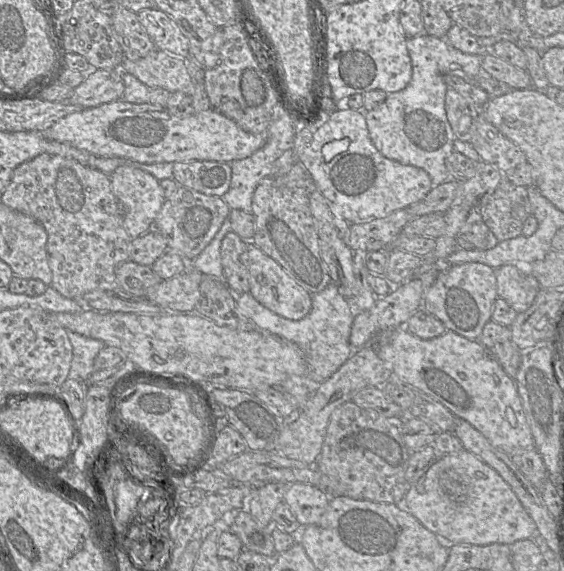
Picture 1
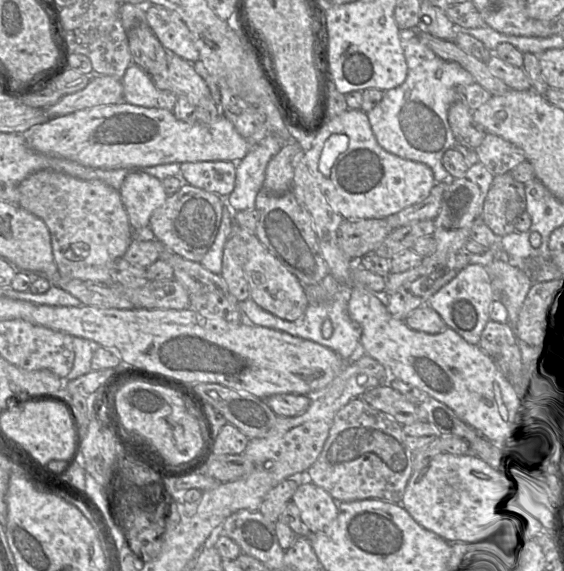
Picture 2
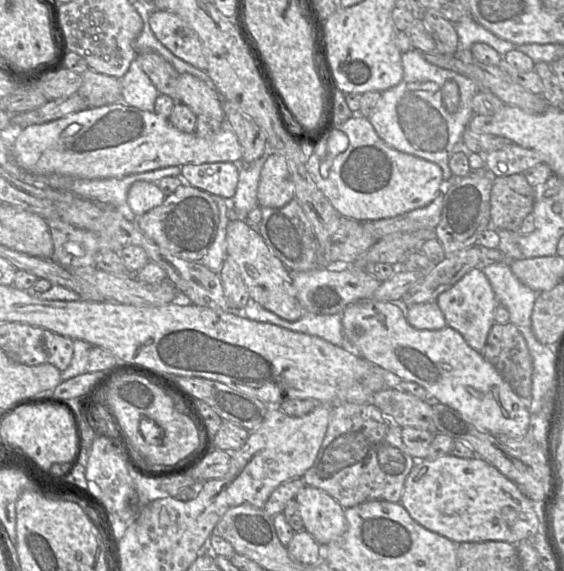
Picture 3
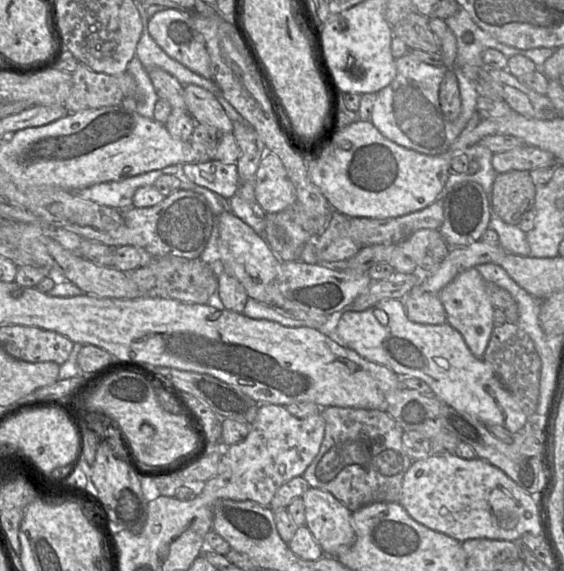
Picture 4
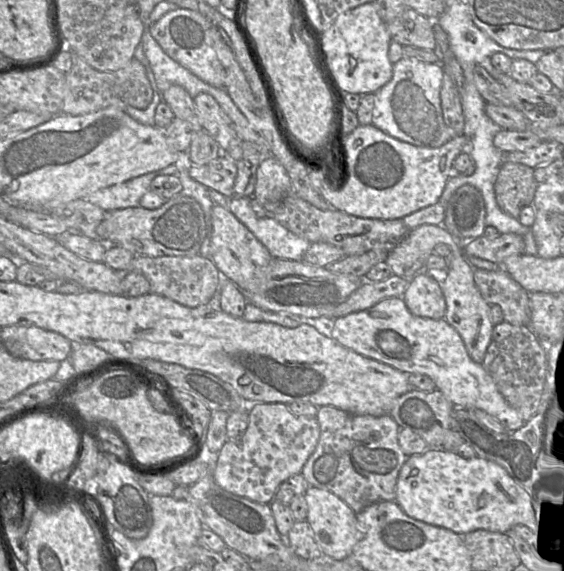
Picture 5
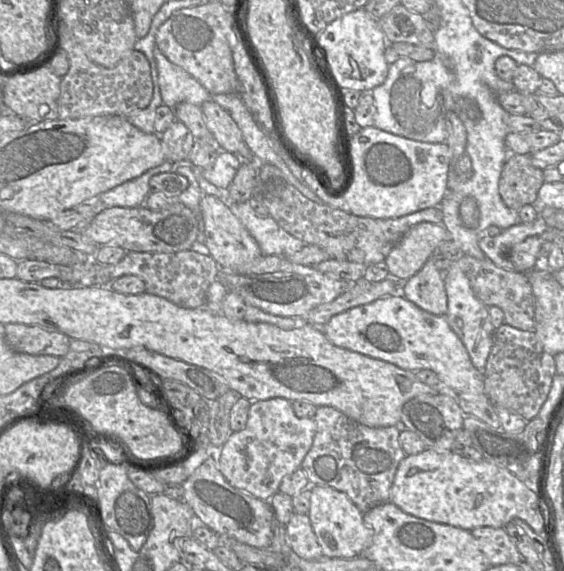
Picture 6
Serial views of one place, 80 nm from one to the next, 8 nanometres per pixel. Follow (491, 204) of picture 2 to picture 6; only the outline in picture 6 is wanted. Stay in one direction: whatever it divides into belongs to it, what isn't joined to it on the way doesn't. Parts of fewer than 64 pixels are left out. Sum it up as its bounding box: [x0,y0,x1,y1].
[499,154,544,210]

